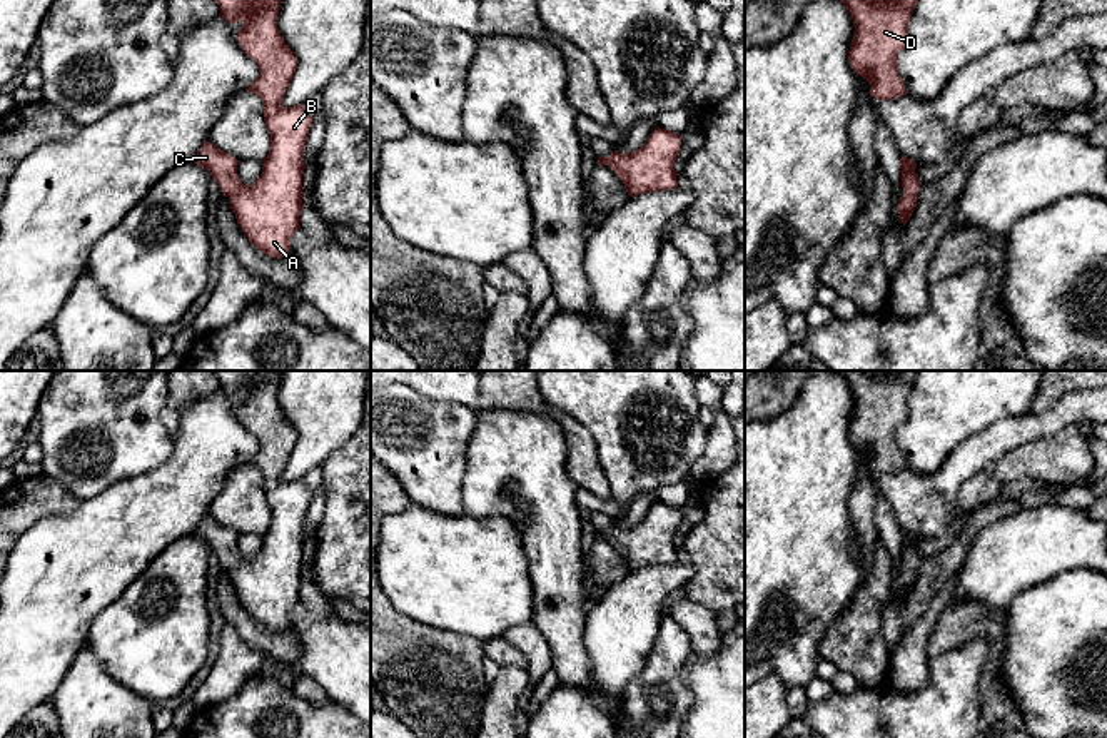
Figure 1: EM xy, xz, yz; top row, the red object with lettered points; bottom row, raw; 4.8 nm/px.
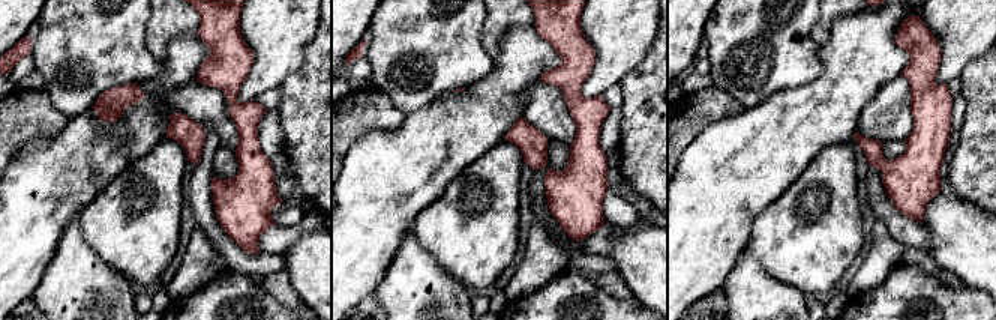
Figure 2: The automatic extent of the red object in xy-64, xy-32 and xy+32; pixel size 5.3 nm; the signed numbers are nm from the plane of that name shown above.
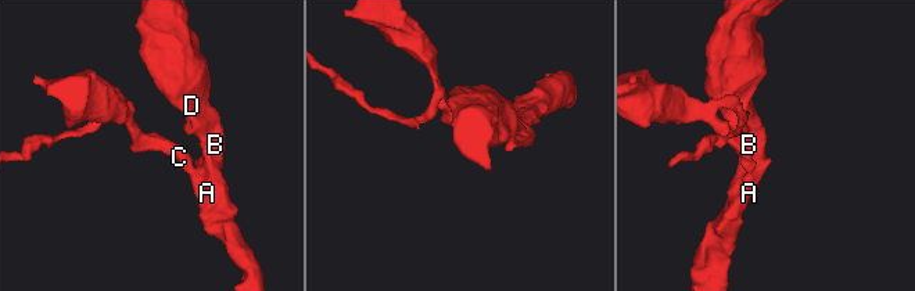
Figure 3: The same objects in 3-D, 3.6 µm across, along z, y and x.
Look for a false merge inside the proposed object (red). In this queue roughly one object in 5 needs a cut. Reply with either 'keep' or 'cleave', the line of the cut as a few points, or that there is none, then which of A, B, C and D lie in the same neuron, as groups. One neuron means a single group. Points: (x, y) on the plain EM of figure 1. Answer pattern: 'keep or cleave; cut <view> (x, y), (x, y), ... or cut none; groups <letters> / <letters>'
keep; cut none; groups A B C D

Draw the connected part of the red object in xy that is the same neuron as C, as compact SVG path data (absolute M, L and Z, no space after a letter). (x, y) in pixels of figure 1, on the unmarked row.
M212 371L220 382L220 391L244 399L239 402L235 414L244 427L259 441L259 451L245 463L262 474L264 496L270 509L270 524L262 534L262 548L252 559L244 559L237 549L239 534L230 528L217 523L207 514L197 526L194 536L204 541L217 556L224 571L229 573L237 598L250 618L269 631L291 631L291 613L299 603L302 583L302 548L304 521L312 499L312 493L304 479L284 481L284 468L296 447L297 434L277 402L281 371Z

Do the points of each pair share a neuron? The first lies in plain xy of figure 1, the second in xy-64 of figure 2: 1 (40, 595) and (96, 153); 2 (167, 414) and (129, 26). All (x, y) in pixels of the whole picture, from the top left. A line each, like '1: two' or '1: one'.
1: one
2: two

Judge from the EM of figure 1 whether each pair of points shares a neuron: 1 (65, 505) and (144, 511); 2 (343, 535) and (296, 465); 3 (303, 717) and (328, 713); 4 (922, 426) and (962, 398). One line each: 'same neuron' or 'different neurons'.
1: different neurons
2: different neurons
3: same neuron
4: same neuron

